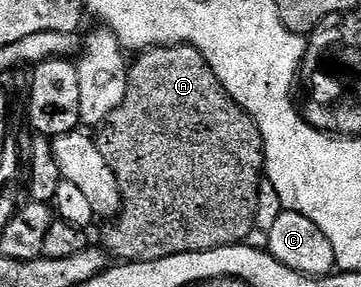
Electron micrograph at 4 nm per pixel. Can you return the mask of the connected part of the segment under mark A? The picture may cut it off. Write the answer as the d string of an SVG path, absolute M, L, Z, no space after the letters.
M155 46L151 50L140 51L134 58L137 59L132 59L129 68L127 96L123 96L123 104L119 104L119 108L115 108L111 116L107 116L107 120L95 134L99 152L103 152L103 160L111 164L111 172L115 172L121 193L121 213L112 224L106 225L109 227L105 230L104 249L114 259L127 263L154 262L176 254L198 254L204 250L242 245L255 224L260 184L265 172L265 145L255 120L227 93L219 76L215 76L211 64L207 64L207 60L193 46Z

